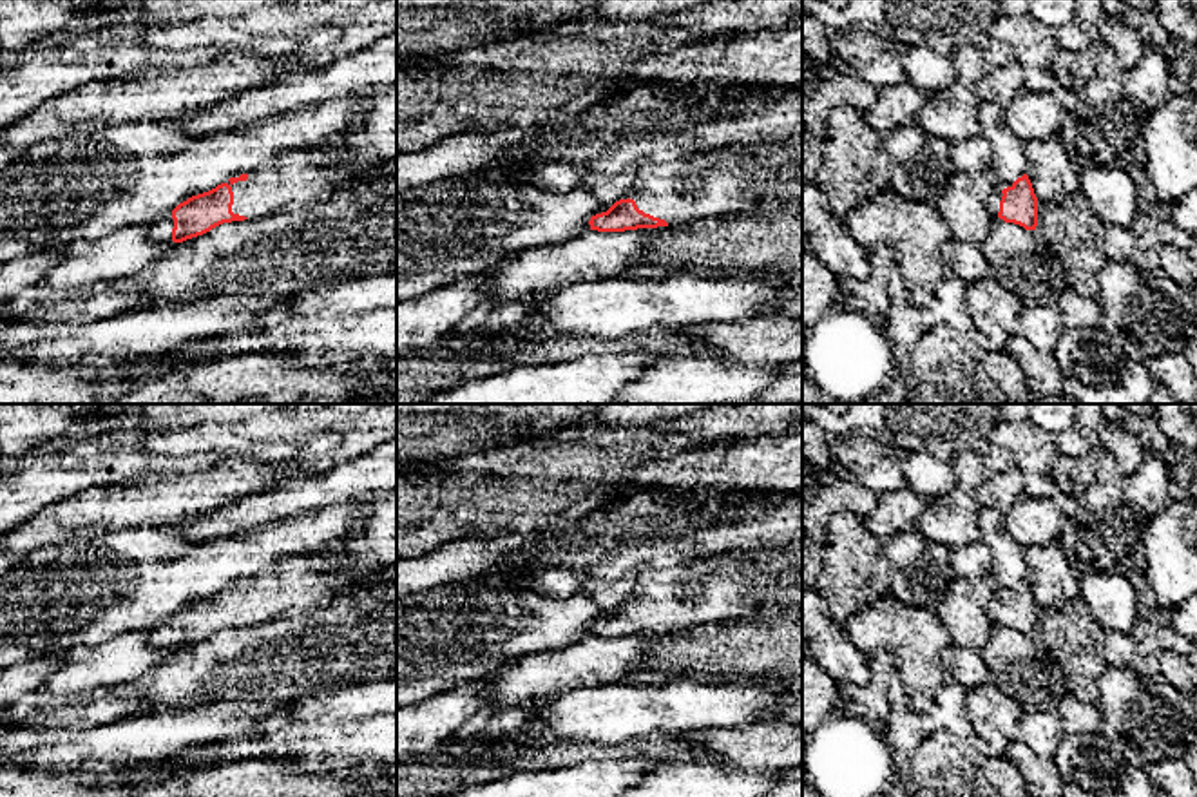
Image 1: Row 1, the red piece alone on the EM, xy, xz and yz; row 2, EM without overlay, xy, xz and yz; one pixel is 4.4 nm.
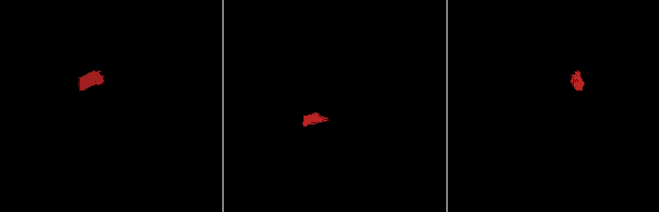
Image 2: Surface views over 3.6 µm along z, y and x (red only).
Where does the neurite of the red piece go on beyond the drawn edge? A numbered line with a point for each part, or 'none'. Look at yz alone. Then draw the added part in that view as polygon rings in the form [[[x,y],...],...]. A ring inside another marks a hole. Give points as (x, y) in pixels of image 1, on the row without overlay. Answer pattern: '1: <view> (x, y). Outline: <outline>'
1: yz (998, 591). Outline: [[[992,576],[987,578],[989,585],[992,587],[992,600],[987,607],[989,618],[998,623],[1000,618],[1000,607],[1001,607],[1001,596],[1007,592],[1012,592],[1010,587],[1000,585]]]

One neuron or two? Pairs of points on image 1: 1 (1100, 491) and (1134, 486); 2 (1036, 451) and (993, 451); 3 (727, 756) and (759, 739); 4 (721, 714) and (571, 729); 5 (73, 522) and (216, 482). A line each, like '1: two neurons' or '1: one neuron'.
1: two neurons
2: two neurons
3: one neuron
4: one neuron
5: one neuron

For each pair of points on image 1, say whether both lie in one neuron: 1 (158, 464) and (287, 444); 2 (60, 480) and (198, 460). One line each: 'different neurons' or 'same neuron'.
1: different neurons
2: same neuron

